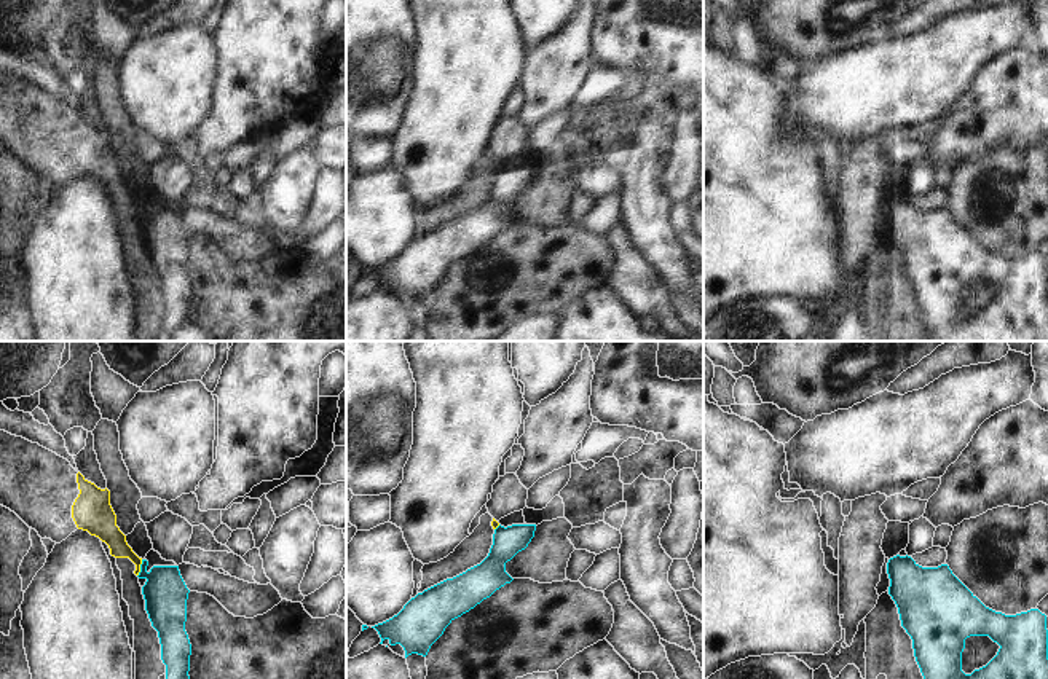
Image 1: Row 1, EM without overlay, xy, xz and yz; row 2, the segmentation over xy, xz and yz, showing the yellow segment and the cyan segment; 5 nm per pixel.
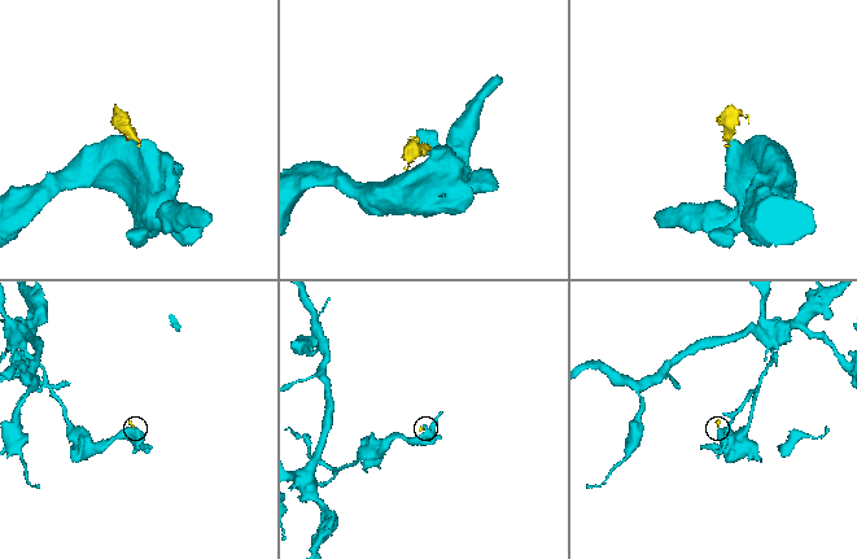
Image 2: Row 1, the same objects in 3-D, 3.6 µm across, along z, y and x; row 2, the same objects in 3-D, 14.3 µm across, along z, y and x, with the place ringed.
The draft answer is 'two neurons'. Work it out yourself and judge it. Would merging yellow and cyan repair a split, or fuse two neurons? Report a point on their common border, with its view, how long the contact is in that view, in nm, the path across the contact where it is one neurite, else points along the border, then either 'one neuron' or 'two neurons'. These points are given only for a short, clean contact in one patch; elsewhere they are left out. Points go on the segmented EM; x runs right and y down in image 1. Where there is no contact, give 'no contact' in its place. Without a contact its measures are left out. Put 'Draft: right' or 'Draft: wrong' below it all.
contact xy (139, 568); length 90 nm; border xy (142, 560), (137, 576); two neurons
Draft: right

